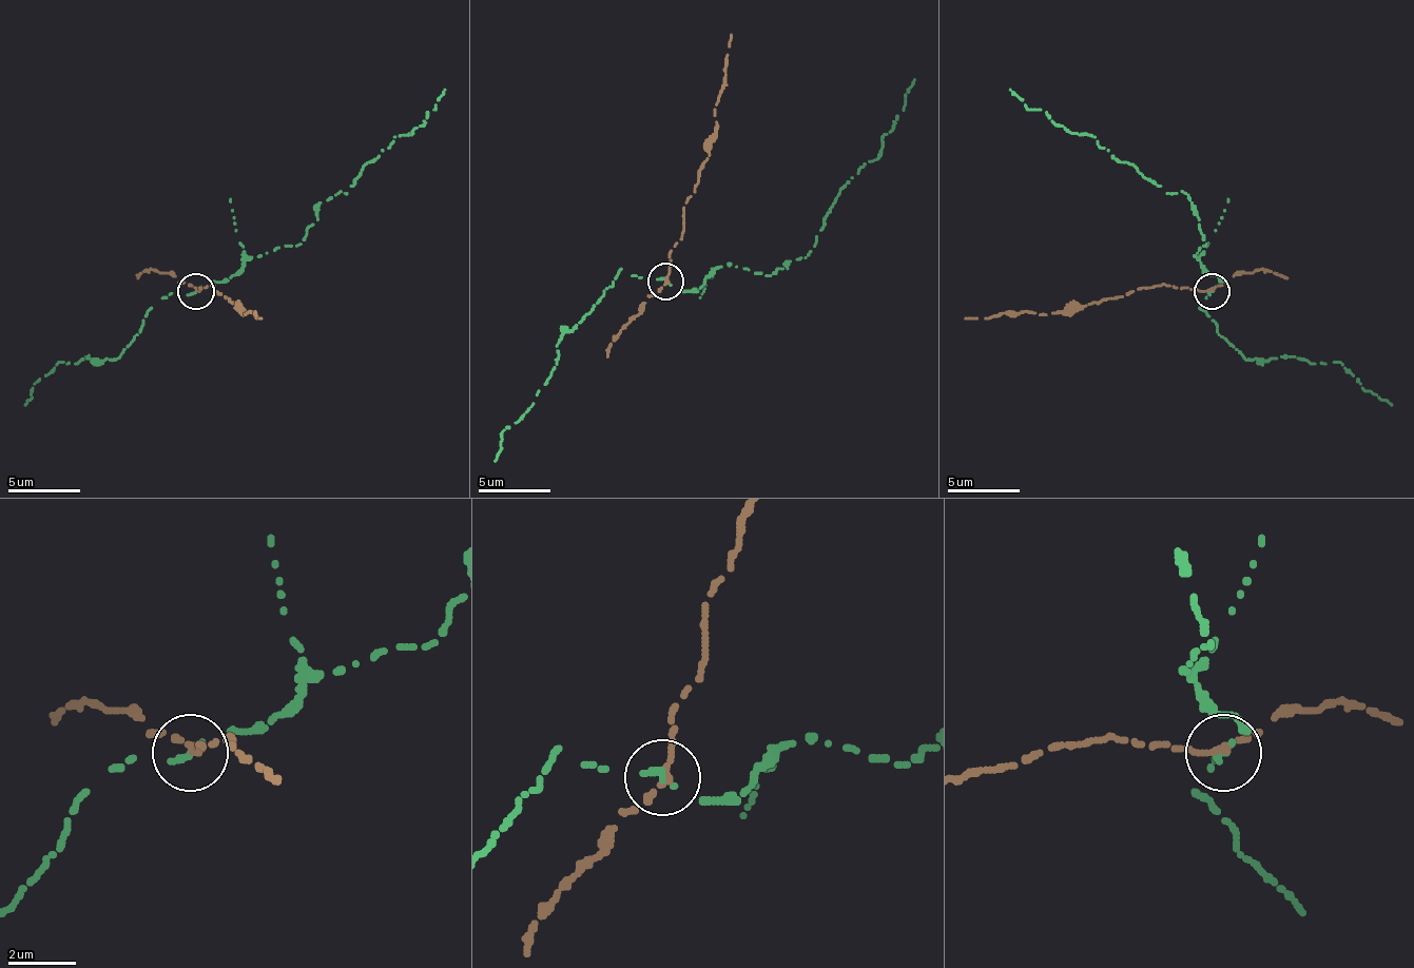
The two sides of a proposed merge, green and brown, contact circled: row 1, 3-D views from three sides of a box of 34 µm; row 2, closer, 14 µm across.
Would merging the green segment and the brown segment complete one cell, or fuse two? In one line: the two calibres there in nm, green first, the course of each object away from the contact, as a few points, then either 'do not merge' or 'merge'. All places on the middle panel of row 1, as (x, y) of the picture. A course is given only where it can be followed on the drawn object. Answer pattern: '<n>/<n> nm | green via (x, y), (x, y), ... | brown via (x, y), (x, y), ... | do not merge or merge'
190/200 nm | green via (664, 279), (697, 291), (730, 266), (767, 276), (802, 258), (835, 196), (868, 160), (878, 156), (915, 80) | brown via (664, 279), (669, 254), (682, 233), (682, 208), (694, 193), (708, 138), (715, 131), (730, 33) | do not merge

